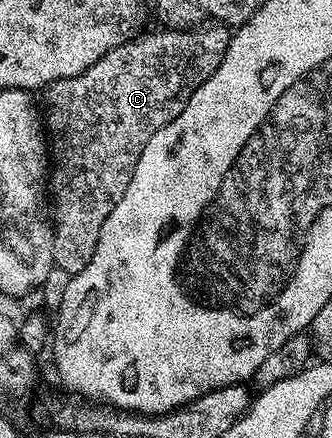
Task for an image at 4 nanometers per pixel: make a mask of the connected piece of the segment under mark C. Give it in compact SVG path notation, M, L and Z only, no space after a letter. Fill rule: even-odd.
M211 23L206 27L189 30L173 30L163 27L158 31L160 33L144 32L131 41L121 43L121 47L113 47L113 51L109 51L101 59L97 59L97 63L93 63L93 67L81 71L81 75L57 79L42 90L41 109L45 114L45 133L49 138L49 201L52 206L55 204L51 230L53 259L55 266L64 268L72 275L85 271L85 267L89 267L89 259L93 259L93 251L97 251L97 235L101 235L101 227L105 223L109 211L113 211L113 207L117 207L121 195L125 195L125 187L129 187L129 179L133 179L133 171L137 167L137 159L141 155L145 143L149 143L149 139L153 139L153 135L157 135L157 131L161 131L161 127L165 127L173 119L177 119L177 115L181 115L185 103L189 103L193 91L197 91L197 87L201 87L201 83L205 83L205 79L209 79L209 75L213 75L213 71L217 71L217 67L221 67L221 59L225 59L225 51L229 47L232 34L232 30L222 23Z

